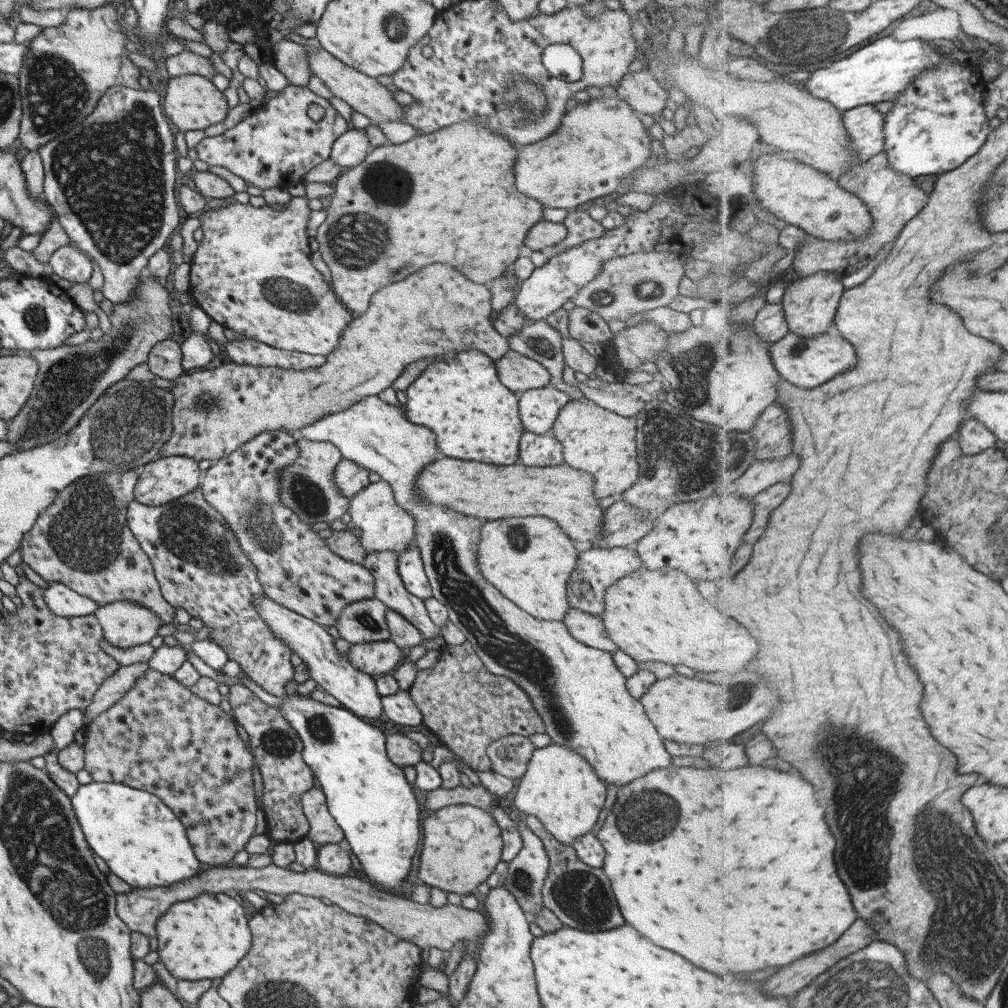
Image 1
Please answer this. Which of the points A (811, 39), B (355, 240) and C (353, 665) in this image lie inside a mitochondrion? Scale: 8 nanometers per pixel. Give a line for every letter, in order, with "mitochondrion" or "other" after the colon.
A: mitochondrion
B: mitochondrion
C: other

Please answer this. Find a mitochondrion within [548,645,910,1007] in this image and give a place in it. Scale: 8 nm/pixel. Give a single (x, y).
(861, 784)

